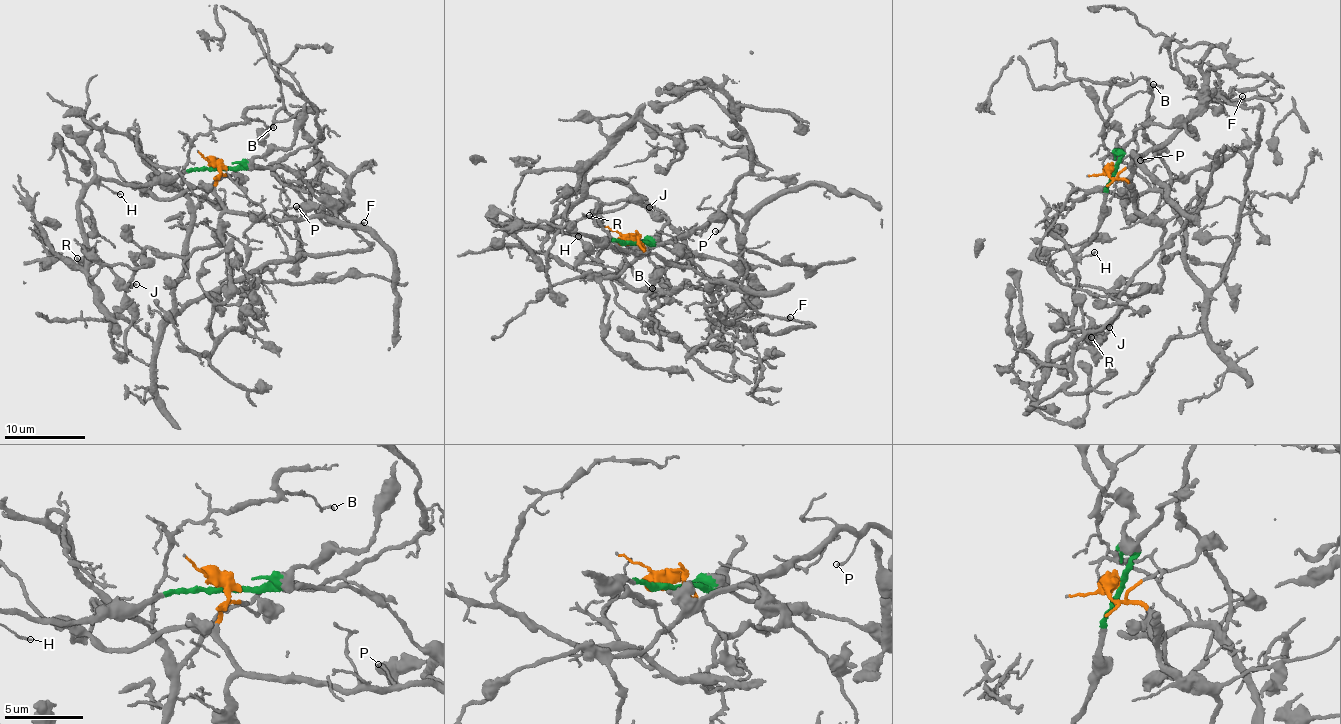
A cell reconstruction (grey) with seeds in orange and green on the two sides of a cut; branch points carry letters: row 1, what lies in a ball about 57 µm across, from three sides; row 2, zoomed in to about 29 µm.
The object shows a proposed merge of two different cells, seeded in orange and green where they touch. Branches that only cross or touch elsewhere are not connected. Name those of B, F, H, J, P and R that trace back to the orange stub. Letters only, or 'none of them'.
B, F, P

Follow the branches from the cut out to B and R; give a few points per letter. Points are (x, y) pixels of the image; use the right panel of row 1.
B: (1113, 170), (1111, 177), (1156, 151), (1169, 175), (1167, 194), (1104, 147), (1104, 128), (1114, 108), (1154, 85)
R: (1113, 170), (1104, 187), (1098, 230), (1075, 253), (1077, 284), (1072, 327), (1093, 331), (1096, 334), (1090, 337)

